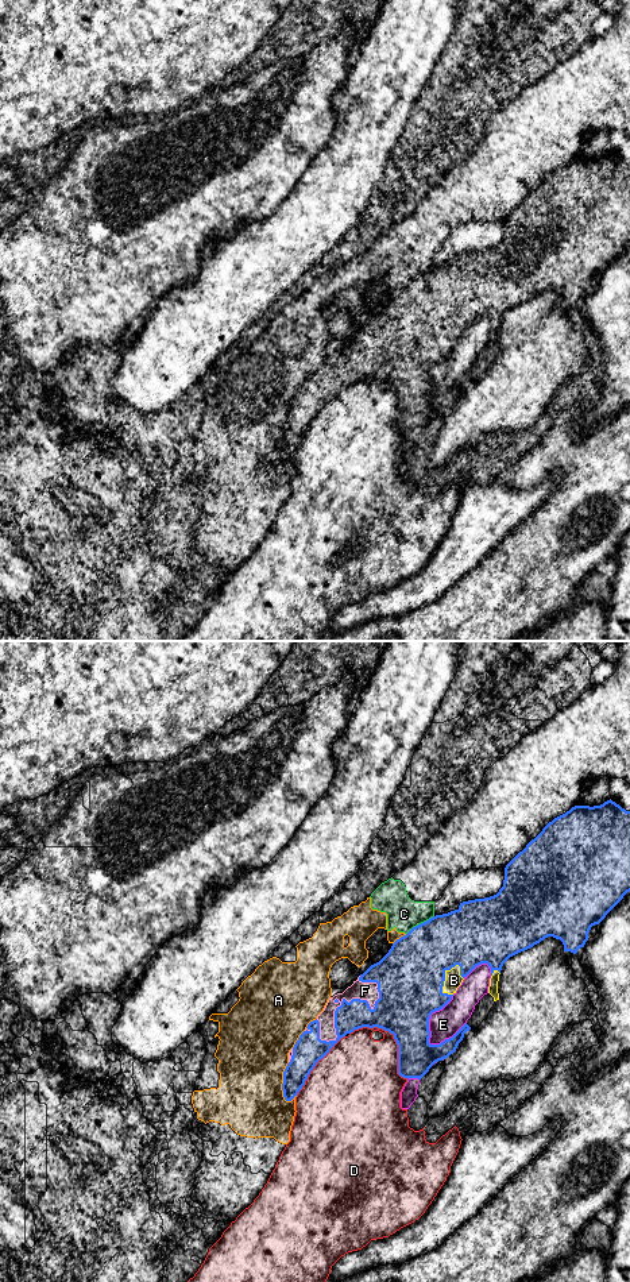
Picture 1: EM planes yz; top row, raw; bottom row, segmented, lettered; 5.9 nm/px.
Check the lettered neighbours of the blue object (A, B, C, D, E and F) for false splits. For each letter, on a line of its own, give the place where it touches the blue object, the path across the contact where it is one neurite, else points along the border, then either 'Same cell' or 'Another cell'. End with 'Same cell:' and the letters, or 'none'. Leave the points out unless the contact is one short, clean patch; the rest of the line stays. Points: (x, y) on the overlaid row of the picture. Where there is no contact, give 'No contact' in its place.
A: Touches blue at yz (283, 1082). Another cell
B: Touches blue at yz (444, 977). Same cell
C: Touches blue at yz (421, 923). Another cell
D: Touches blue at yz (394, 1038). Another cell
E: Touches blue at yz (429, 1018). Another cell
F: Touches blue at yz (346, 1000). Same cell
Same cell: B, F

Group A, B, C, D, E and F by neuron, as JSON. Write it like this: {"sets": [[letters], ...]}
{"sets": [["A", "C"], ["B", "F"], ["D"], ["E"]]}

